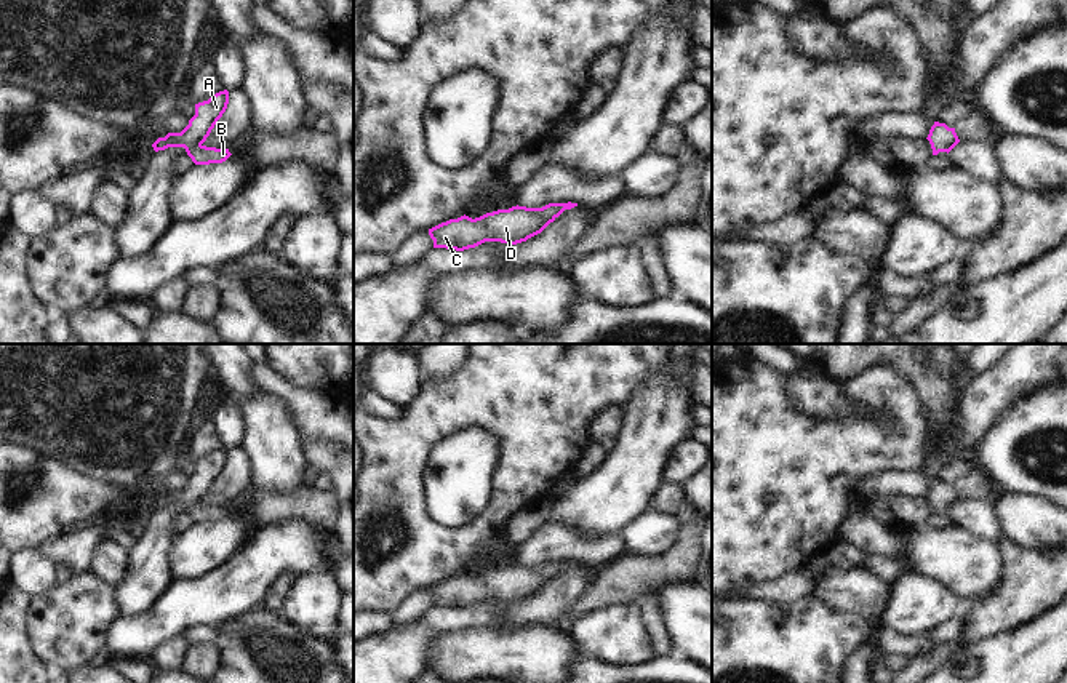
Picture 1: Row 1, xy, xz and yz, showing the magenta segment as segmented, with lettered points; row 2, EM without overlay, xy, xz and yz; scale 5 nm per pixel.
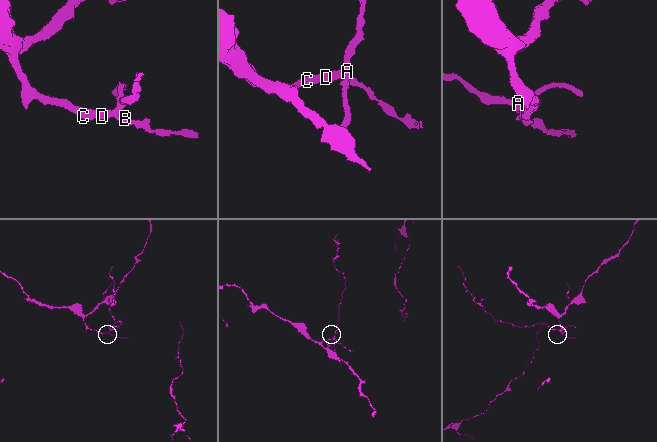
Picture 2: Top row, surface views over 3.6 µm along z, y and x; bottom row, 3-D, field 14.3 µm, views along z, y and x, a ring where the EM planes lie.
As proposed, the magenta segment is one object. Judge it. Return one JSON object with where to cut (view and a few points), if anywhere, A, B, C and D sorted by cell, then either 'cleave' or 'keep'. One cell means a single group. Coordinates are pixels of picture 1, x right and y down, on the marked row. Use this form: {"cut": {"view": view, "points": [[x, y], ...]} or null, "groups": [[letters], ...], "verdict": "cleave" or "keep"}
{"cut": null, "groups": [["A", "B", "C", "D"]], "verdict": "keep"}

